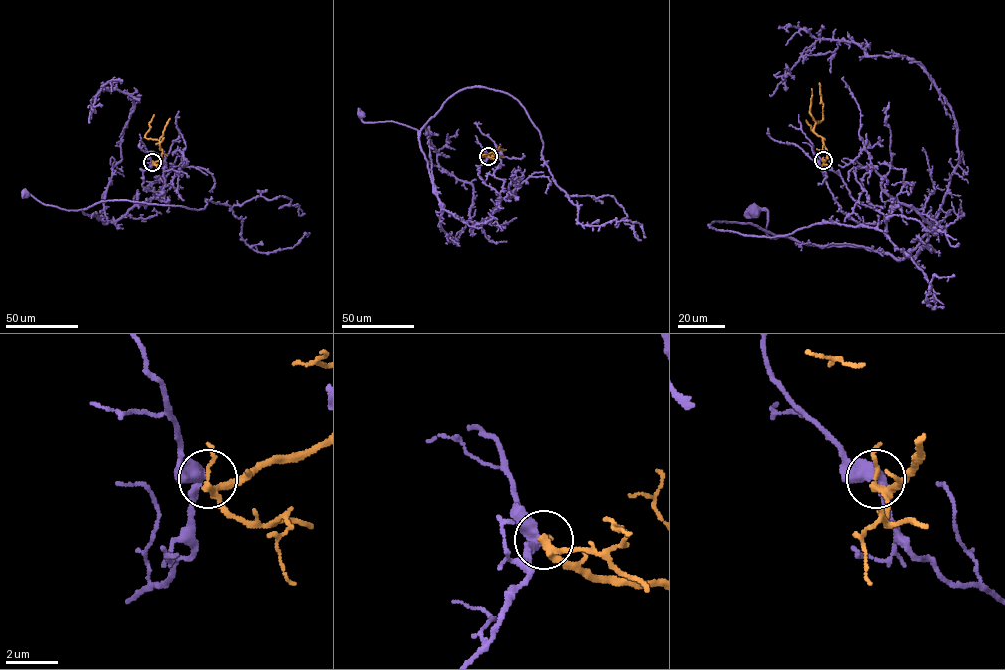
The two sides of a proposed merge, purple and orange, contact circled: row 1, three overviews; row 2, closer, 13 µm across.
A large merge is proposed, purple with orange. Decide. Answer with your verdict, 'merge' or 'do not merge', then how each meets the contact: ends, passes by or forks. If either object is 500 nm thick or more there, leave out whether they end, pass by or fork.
do not merge; purple passes by; orange forks

